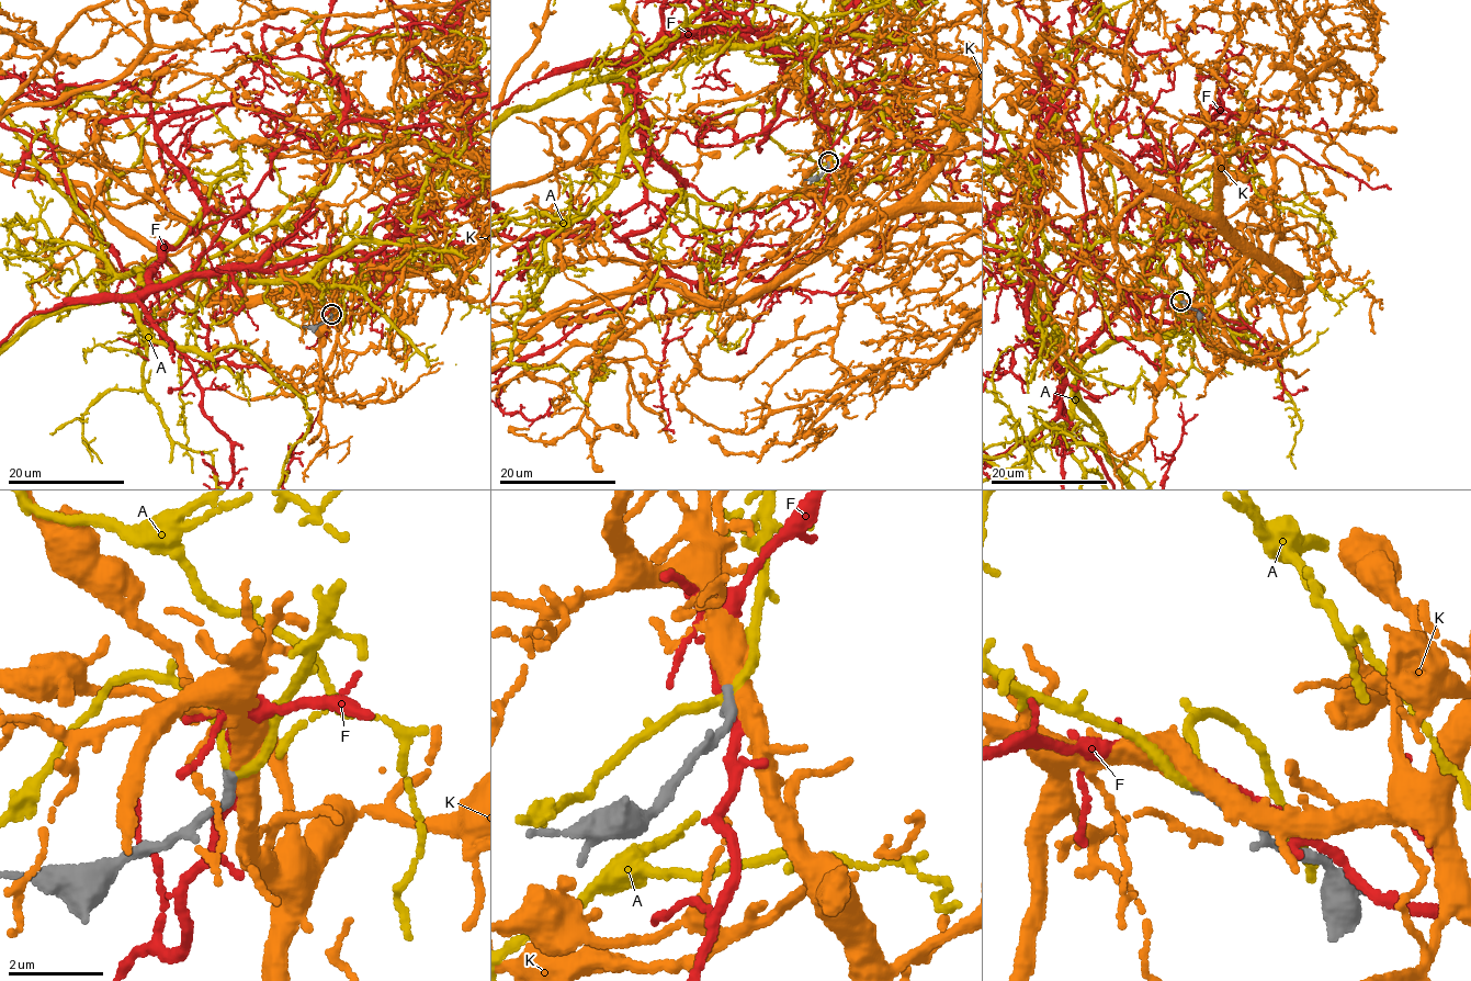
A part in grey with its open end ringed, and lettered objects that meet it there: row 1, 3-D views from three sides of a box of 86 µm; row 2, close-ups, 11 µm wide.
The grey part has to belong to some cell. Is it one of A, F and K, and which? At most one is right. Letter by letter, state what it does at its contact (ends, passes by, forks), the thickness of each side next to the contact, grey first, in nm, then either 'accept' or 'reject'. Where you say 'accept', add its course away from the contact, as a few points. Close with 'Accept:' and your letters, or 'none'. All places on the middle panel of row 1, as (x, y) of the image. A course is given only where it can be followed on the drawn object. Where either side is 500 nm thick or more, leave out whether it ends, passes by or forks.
A: it passes by; 200 nm thick on the grey side, 180 nm on the other; reject
F: it passes by; 220 nm thick on the grey side, 220 nm on the other; reject
K: it passes by; 200 nm thick on the grey side, 480 nm on the other; accept
Accept: K

